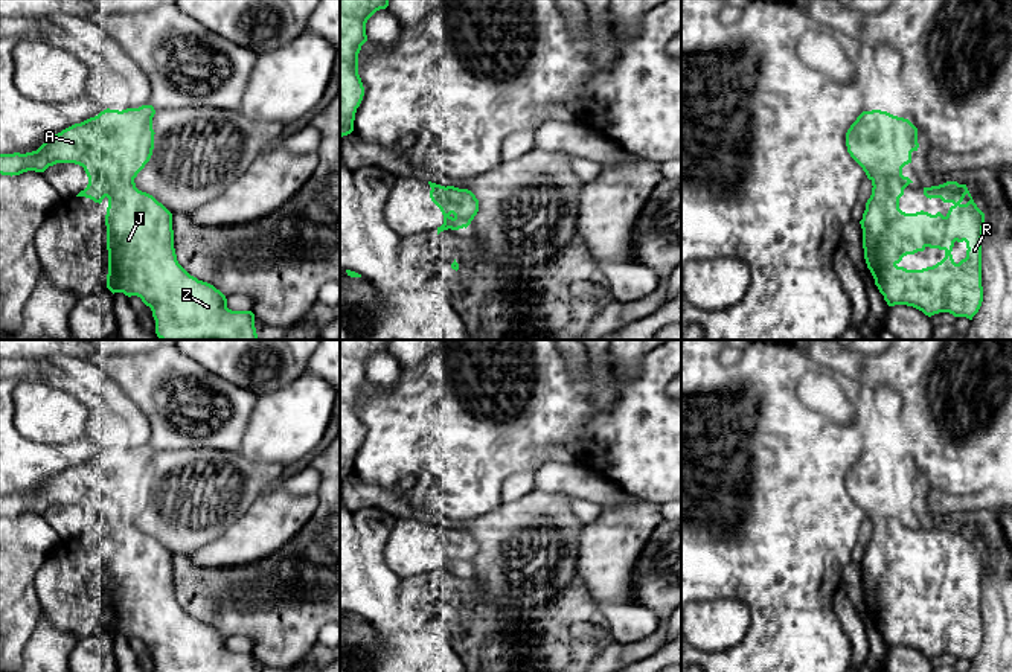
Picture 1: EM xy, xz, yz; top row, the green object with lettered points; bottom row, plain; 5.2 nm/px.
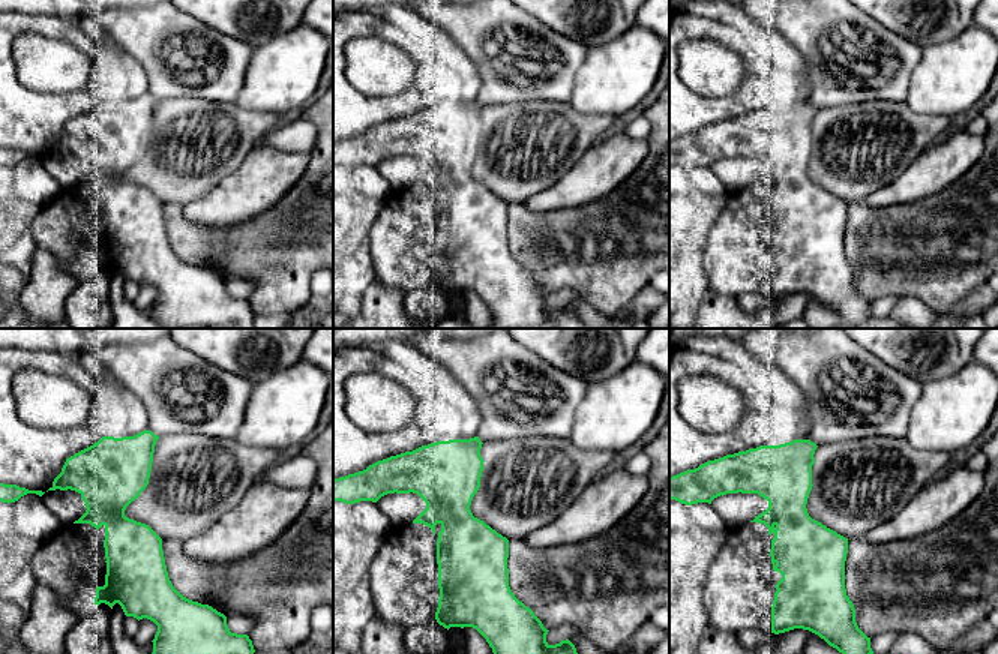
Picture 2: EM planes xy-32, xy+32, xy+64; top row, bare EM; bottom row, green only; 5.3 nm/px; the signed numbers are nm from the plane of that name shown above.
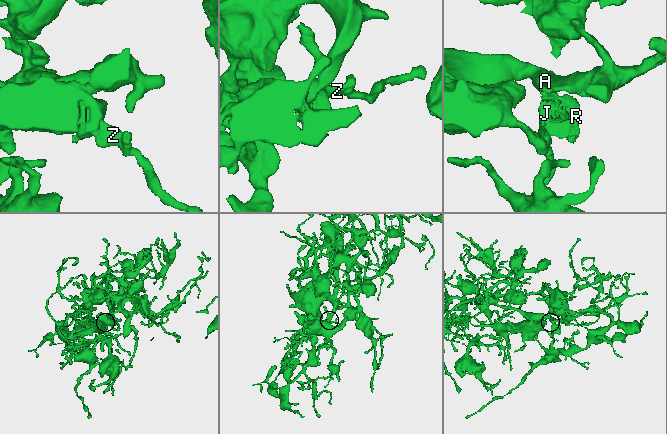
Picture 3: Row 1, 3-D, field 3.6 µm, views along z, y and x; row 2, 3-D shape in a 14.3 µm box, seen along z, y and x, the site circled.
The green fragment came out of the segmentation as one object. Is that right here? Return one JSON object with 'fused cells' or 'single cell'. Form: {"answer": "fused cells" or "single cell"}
{"answer": "single cell"}

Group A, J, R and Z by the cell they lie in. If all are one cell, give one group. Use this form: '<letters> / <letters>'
A J R Z

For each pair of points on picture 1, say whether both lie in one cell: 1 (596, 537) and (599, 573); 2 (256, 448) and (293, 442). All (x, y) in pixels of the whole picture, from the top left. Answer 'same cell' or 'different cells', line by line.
1: same cell
2: same cell

